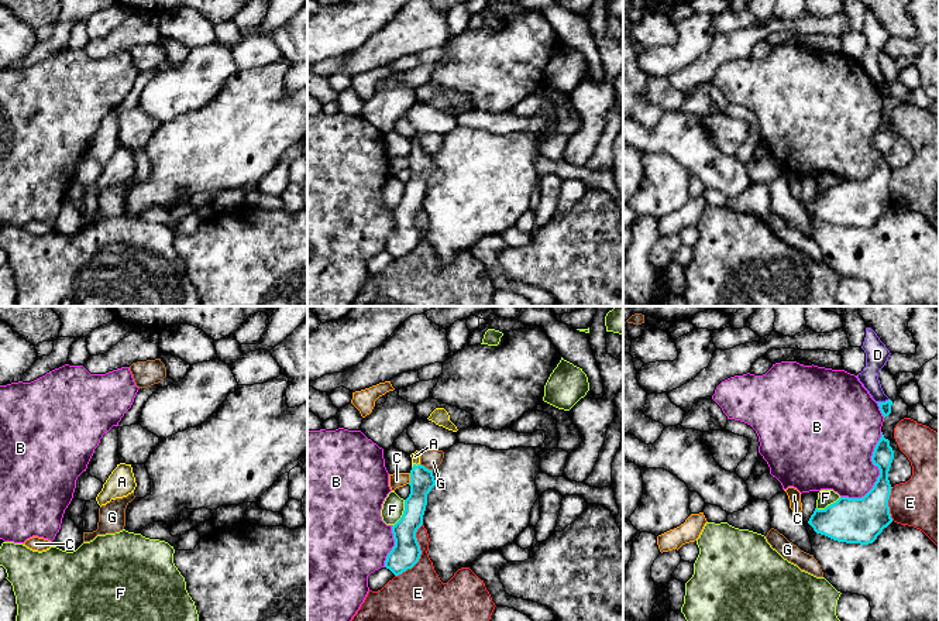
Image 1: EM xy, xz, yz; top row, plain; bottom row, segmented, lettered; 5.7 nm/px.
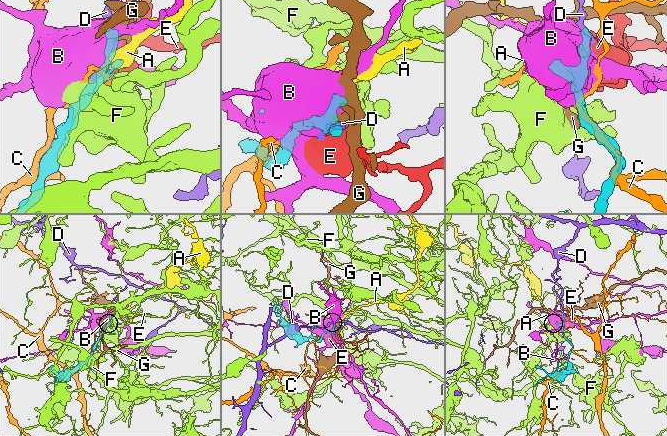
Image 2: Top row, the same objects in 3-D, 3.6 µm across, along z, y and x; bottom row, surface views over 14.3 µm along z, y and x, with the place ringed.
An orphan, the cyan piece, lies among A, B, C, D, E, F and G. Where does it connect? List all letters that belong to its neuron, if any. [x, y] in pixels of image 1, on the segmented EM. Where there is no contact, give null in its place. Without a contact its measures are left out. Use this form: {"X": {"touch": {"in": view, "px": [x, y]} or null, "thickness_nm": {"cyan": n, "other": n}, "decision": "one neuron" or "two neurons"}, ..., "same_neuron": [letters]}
{"A": {"touch": {"in": "xz", "px": [415, 465]}, "thickness_nm": {"cyan": 140, "other": 50}, "decision": "one neuron"}, "B": {"touch": {"in": "yz", "px": [879, 476]}, "thickness_nm": {"cyan": 240, "other": 360}, "decision": "two neurons"}, "C": {"touch": {"in": "xz", "px": [410, 479]}, "thickness_nm": {"cyan": 140, "other": 90}, "decision": "two neurons"}, "D": {"touch": {"in": "yz", "px": [883, 402]}, "thickness_nm": {"cyan": 60, "other": 110}, "decision": "two neurons"}, "E": {"touch": {"in": "xz", "px": [420, 553]}, "thickness_nm": {"cyan": 160, "other": 300}, "decision": "two neurons"}, "F": {"touch": {"in": "xz", "px": [403, 513]}, "thickness_nm": {"cyan": 160, "other": 130}, "decision": "two neurons"}, "G": {"touch": {"in": "xz", "px": [425, 467]}, "thickness_nm": {"cyan": 140, "other": 110}, "decision": "two neurons"}, "same_neuron": ["A"]}

